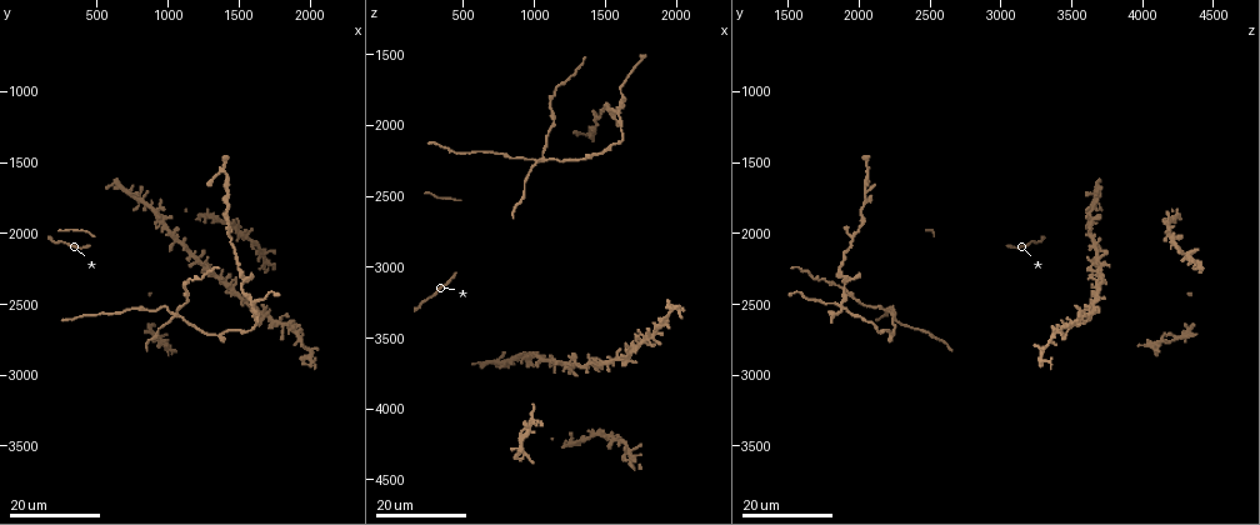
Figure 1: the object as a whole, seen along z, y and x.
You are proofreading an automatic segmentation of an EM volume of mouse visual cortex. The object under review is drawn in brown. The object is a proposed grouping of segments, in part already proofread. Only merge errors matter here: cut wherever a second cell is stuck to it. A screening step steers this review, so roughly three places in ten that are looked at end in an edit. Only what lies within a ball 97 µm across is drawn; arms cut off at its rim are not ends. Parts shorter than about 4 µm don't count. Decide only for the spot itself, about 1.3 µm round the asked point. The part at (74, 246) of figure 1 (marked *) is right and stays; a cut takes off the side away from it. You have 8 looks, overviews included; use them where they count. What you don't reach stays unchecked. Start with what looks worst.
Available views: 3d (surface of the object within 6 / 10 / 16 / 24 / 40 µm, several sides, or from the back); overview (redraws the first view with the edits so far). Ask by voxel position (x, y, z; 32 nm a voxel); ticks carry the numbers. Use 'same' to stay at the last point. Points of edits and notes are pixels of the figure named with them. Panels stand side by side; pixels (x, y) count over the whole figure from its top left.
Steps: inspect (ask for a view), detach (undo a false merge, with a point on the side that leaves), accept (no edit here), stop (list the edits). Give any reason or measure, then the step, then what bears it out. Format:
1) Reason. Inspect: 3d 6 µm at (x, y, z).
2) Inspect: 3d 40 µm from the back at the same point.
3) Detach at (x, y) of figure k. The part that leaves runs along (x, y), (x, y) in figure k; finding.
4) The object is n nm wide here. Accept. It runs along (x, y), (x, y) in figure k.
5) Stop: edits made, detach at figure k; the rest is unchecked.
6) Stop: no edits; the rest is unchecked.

Four arms meet. Inspect: 3d 16 µm at (960, 1900, 3660).

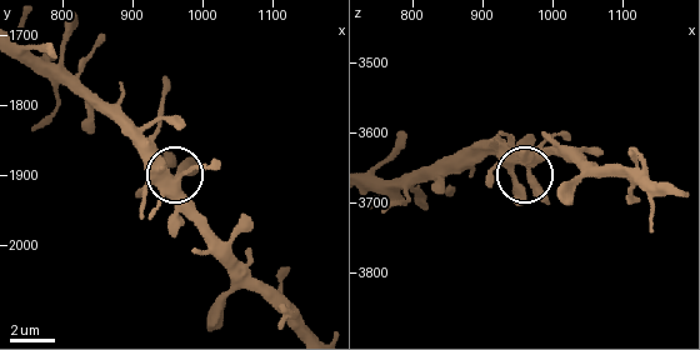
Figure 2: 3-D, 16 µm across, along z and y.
Inspect: 3d 10 µm at the same point.

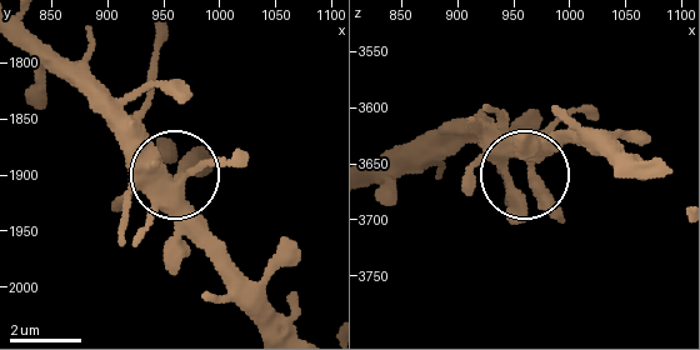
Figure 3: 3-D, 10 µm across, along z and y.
Accept. One cell here.

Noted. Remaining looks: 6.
A fork. Inspect: 3d 16 µm at (1580, 2500, 1880).

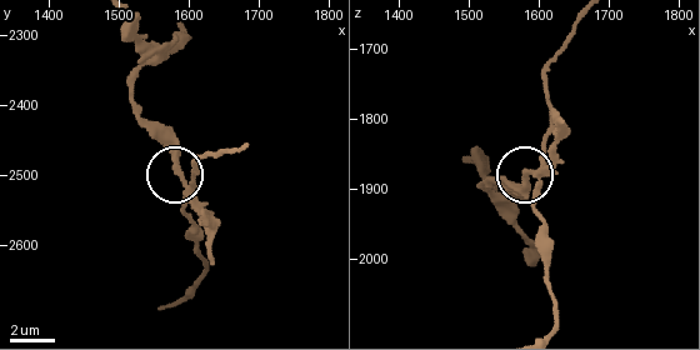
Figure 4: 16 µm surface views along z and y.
Inspect: 3d 10 µm at the same point.

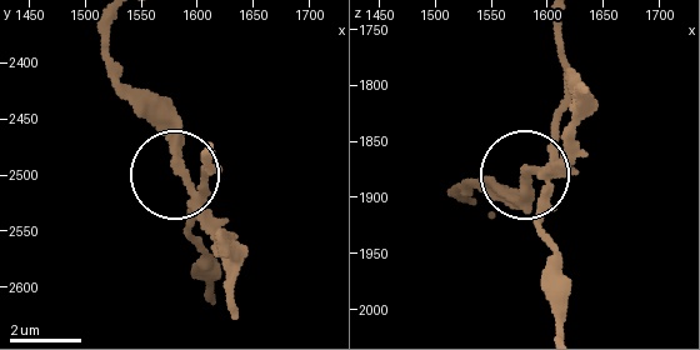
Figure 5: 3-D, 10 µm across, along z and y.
The object is 240 nm wide here. Detach at (569, 145) of figure 5. The part that leaves runs along (199, 200), (178, 141), (121, 78), (110, 24) in figure 5; a second cell is stuck on.

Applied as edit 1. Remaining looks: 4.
Inspect: 3d 16 µm at (1260, 2220, 3720).

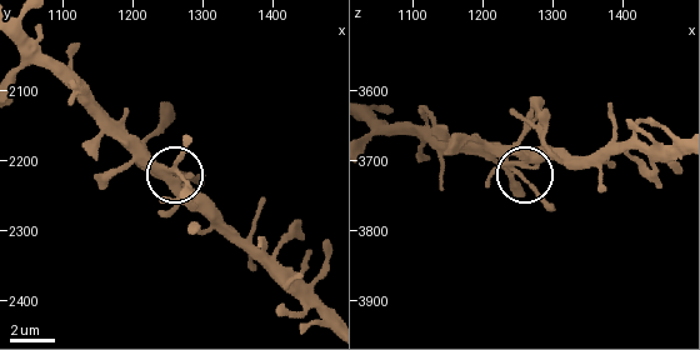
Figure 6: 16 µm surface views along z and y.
Inspect: 3d 6 µm at the same point.

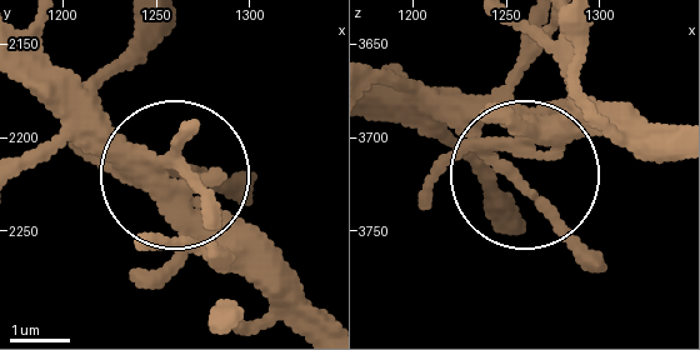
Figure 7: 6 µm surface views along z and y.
Accept. Continuous, no second cell.

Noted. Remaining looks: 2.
Small branch off a trunk. Inspect: 3d 24 µm at (1080, 2560, 2240).

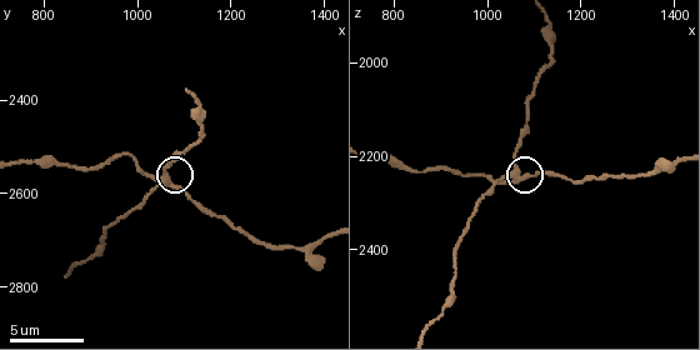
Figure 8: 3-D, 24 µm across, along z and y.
Inspect: 3d 10 µm at (1055, 2565, 2230).

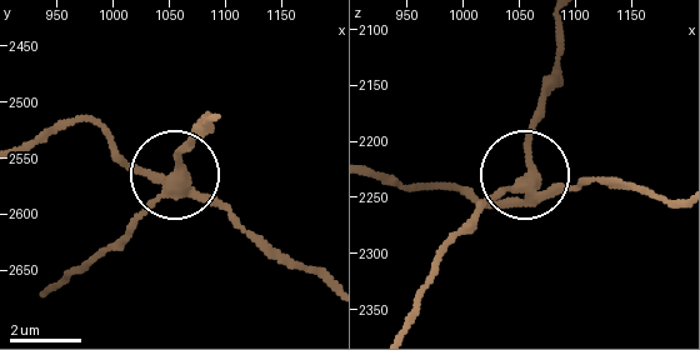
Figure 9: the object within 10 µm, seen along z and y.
4 arms meet here. Detach at (175, 155) of figure 9. The part that leaves runs along (178, 194), (178, 160), (205, 121) in figure 9; two cells meet here.

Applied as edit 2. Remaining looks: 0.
Stop: edits made, detach at figure 5, detach at figure 9; the rest is unchecked.

